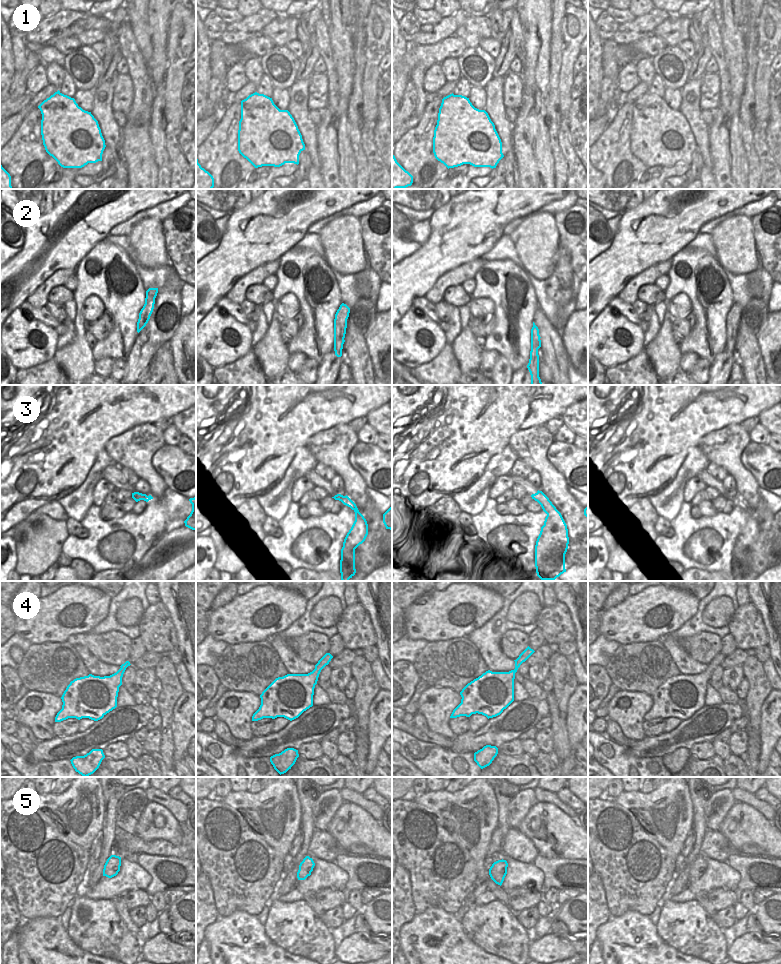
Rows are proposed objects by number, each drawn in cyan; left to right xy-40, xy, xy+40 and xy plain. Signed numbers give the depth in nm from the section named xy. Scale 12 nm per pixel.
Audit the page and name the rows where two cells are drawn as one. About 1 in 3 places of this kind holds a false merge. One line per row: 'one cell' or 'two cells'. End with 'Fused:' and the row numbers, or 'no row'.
1: one cell
2: two cells
3: two cells
4: one cell
5: one cell
Fused: 2, 3

